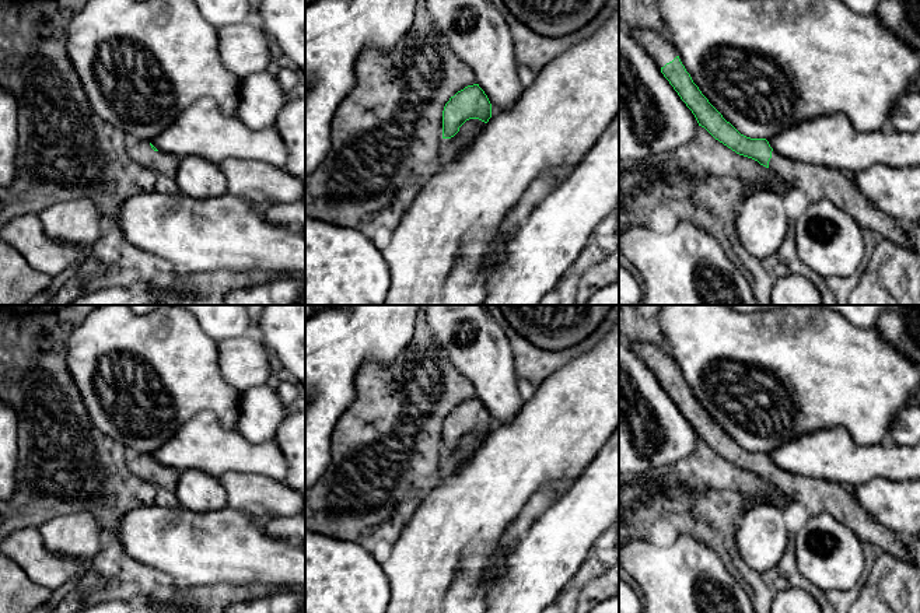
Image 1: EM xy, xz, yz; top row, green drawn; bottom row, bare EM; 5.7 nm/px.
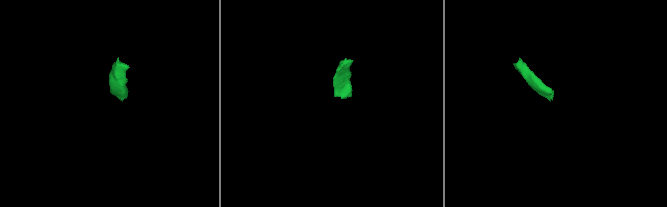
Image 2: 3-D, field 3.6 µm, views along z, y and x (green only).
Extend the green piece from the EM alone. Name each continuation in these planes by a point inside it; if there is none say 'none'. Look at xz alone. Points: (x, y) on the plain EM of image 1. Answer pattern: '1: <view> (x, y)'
none

